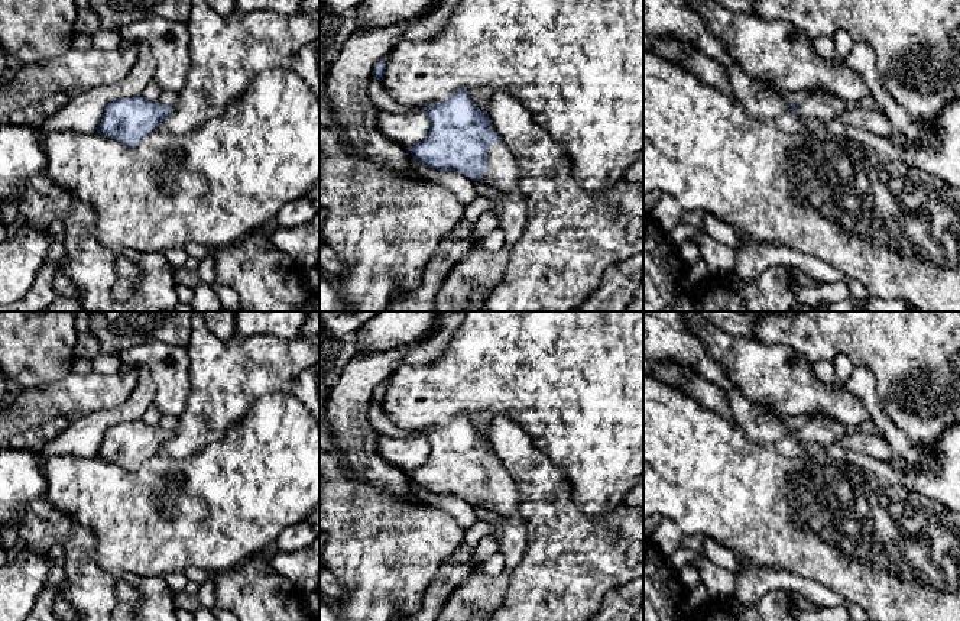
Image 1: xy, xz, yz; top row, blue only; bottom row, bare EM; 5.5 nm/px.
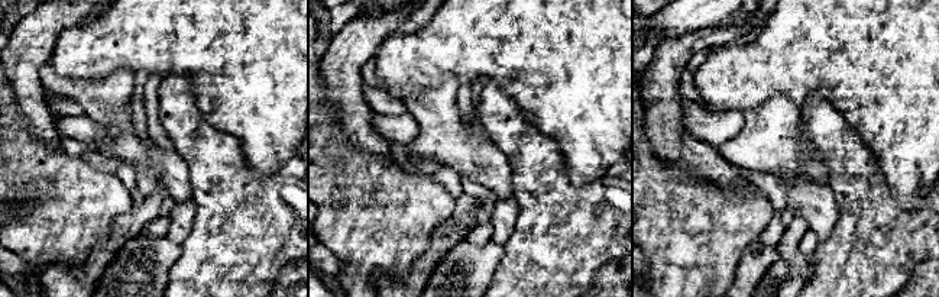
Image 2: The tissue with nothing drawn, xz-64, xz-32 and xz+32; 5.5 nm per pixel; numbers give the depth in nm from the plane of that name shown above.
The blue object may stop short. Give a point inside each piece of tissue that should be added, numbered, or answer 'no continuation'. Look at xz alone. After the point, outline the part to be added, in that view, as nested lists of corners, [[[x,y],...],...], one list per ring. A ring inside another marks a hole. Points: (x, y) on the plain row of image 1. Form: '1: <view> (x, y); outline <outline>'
1: xz (502, 497); outline [[[494,466],[489,472],[487,495],[480,505],[505,517],[520,518],[519,504],[520,495],[515,481],[503,468]]]

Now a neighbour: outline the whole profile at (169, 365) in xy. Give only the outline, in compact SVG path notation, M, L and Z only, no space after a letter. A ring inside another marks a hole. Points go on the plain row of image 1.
M153 340L120 353L124 368L146 366L156 385L153 404L163 414L179 417L191 389L189 356L185 347Z

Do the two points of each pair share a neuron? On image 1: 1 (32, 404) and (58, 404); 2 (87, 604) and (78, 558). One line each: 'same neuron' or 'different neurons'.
1: same neuron
2: same neuron

